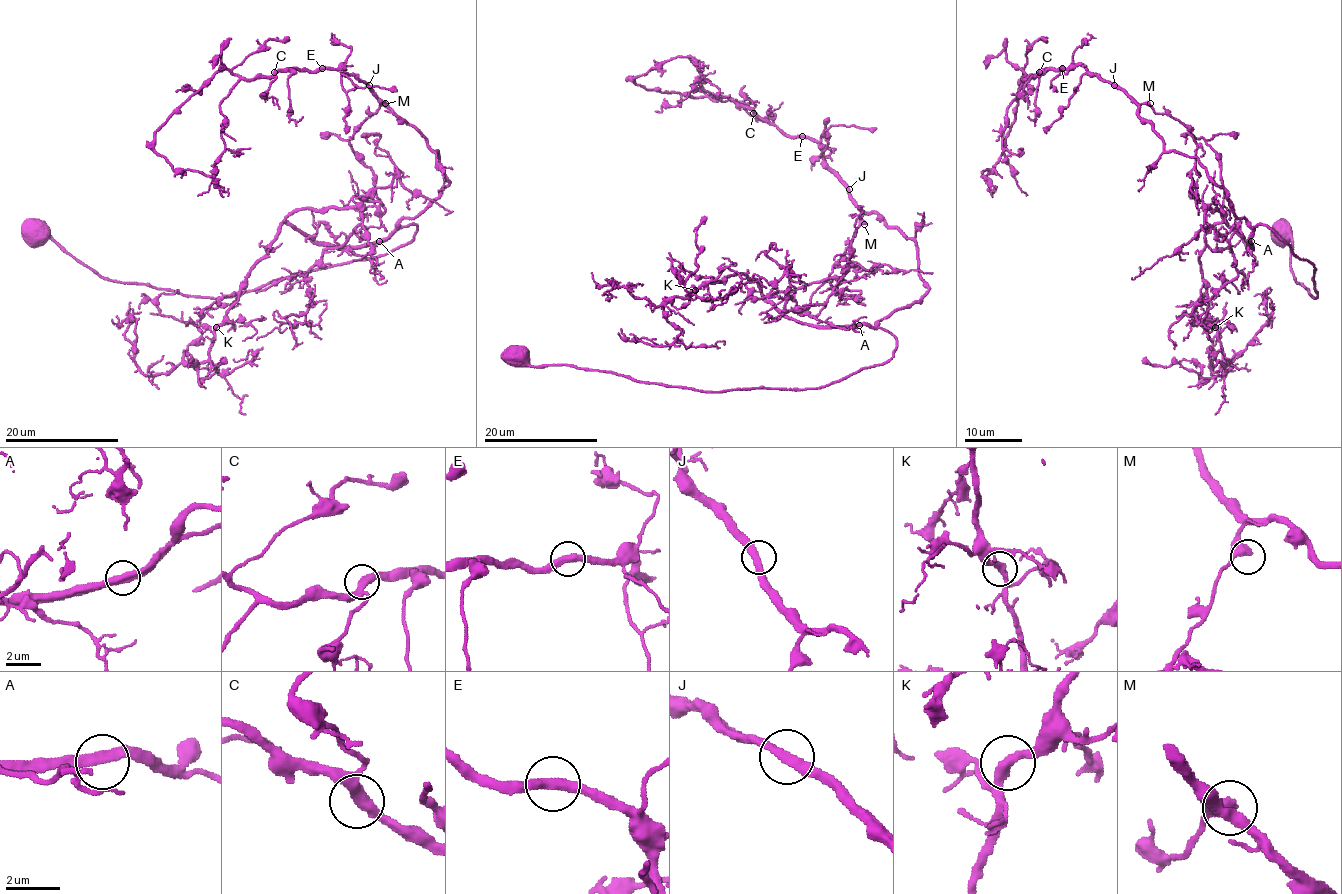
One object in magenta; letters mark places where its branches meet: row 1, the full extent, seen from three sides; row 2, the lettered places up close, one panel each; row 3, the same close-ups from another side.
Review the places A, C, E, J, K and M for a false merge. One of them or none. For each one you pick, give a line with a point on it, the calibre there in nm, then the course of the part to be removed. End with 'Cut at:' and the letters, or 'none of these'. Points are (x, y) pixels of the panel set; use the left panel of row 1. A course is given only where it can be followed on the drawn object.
Cut at: none of these

